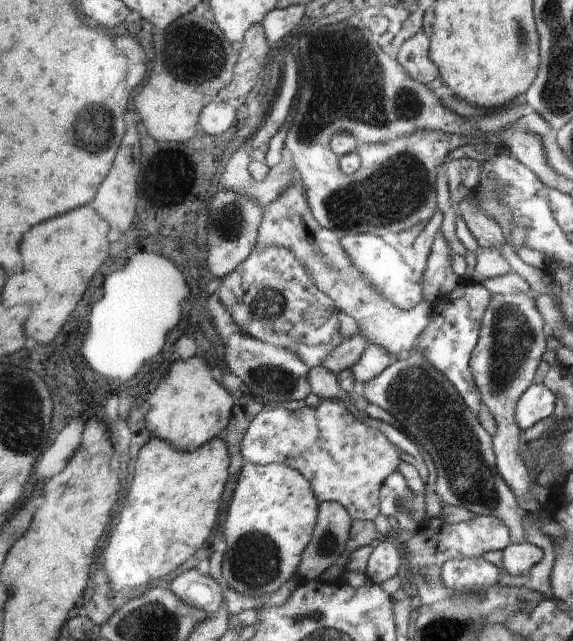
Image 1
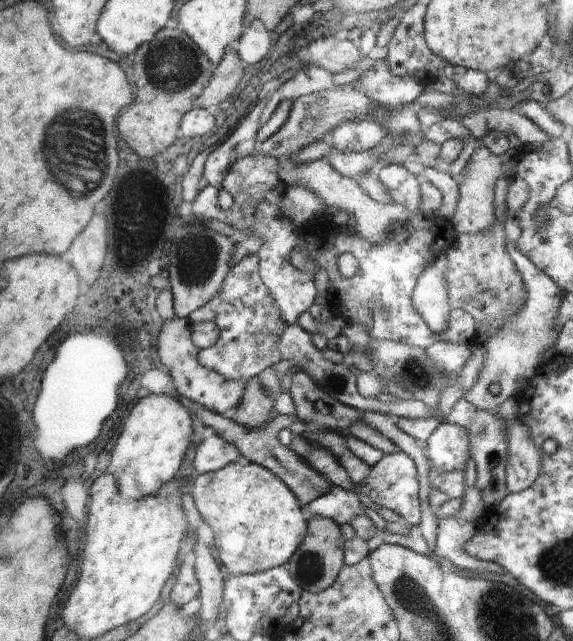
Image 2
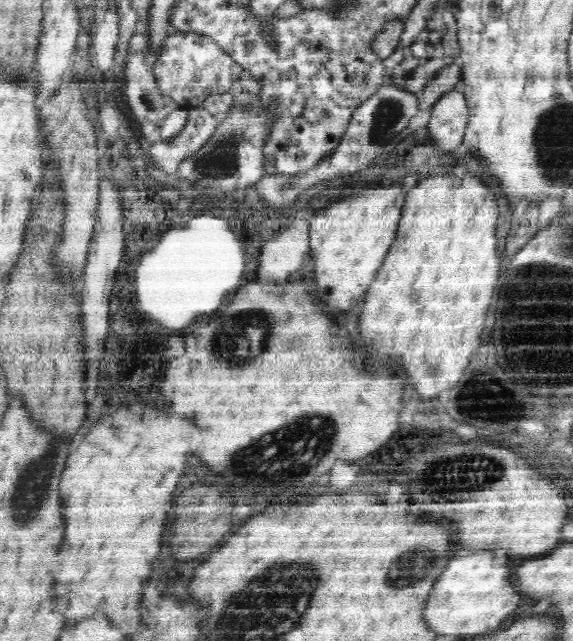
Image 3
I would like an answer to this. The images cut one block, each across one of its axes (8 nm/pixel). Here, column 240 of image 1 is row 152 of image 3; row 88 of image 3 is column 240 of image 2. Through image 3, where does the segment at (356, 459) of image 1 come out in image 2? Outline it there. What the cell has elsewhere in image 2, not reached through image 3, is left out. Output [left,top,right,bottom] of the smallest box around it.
[193,435,240,474]

